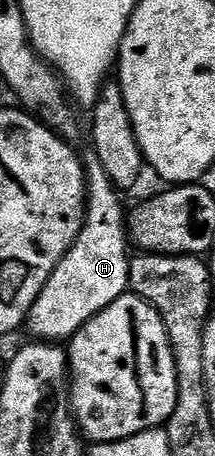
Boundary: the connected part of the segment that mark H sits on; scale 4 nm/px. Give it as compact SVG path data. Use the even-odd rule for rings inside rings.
M86 152L83 156L87 197L85 224L29 312L27 328L41 342L68 341L93 316L126 295L129 288L131 248L127 243L127 208L121 205L122 193L111 182L107 170L103 170L103 162L99 162L96 152Z

